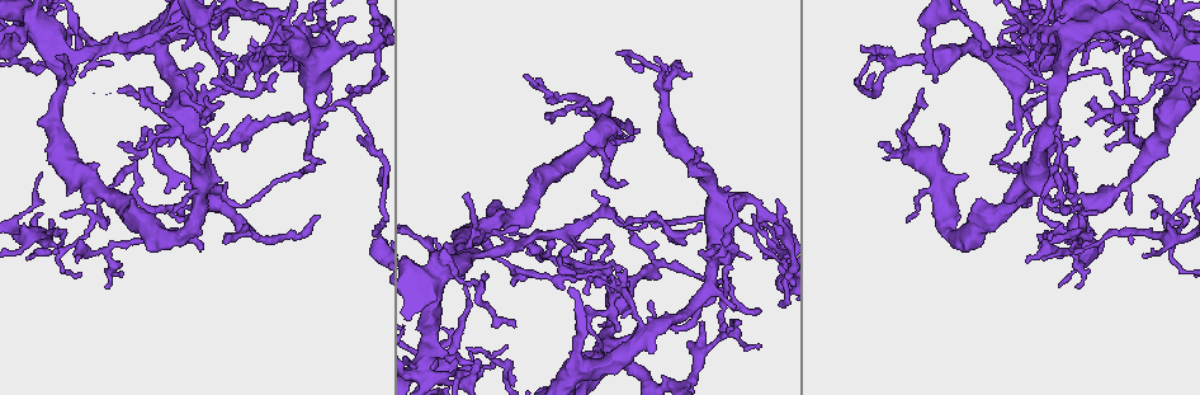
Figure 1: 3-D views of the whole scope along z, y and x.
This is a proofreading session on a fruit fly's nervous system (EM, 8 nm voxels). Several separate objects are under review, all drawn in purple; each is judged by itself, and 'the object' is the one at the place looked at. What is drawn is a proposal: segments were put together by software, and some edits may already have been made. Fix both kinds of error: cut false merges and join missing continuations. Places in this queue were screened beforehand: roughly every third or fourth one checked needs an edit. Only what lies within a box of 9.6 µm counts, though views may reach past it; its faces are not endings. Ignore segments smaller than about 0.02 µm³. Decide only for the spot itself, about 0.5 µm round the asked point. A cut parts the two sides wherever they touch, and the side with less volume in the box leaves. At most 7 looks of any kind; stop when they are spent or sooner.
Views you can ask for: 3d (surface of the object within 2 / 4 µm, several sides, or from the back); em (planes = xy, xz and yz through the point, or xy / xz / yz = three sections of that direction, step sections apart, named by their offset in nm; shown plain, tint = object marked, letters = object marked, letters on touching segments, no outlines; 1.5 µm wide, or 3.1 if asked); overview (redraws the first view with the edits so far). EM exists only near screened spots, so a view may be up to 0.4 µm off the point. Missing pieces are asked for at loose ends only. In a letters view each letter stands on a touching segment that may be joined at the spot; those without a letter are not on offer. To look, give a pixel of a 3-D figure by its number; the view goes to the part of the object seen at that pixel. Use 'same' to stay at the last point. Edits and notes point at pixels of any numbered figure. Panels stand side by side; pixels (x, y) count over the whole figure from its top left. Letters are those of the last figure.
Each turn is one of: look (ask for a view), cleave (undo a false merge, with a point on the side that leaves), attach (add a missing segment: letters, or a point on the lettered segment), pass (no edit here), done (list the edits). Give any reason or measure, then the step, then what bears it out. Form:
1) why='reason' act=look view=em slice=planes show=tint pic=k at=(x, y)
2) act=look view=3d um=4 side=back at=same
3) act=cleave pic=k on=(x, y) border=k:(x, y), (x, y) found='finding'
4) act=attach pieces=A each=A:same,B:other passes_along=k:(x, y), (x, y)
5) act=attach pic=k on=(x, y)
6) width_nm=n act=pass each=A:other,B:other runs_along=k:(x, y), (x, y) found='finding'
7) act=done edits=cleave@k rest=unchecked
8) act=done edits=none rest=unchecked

why='four or more arms meet' act=look view=3d um=4 pic=1 at=(1089, 206)

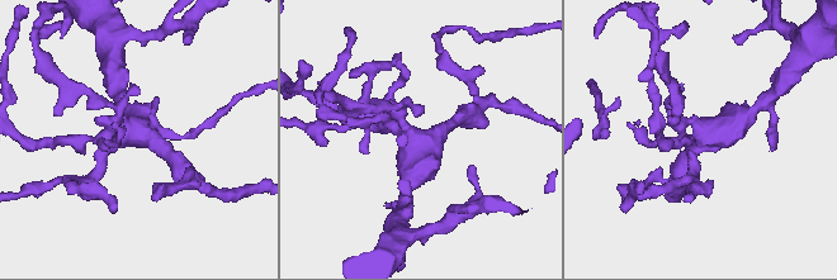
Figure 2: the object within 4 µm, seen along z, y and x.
act=look view=em slice=xy step=8 show=letters pic=2 at=(408, 139)

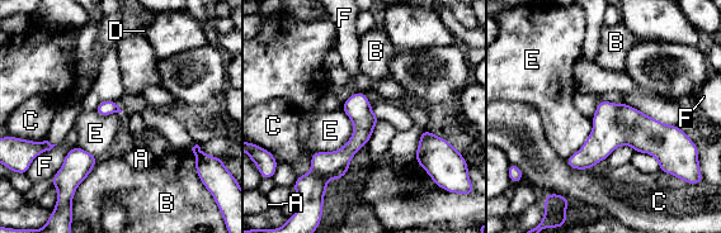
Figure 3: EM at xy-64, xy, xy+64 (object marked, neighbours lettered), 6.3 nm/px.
why='another direction' act=look view=em slice=xz step=4 show=letters at=same

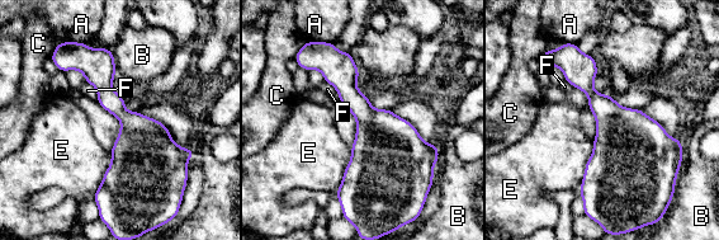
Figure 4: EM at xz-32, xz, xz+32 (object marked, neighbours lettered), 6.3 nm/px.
act=pass each=A:other,B:other,C:other,E:other,F:other border=4:(592, 141), (592, 153), (577, 191) found='continuous, no second neuron'

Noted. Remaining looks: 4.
why='abrupt turn' act=look view=3d um=4 pic=1 at=(1027, 38)

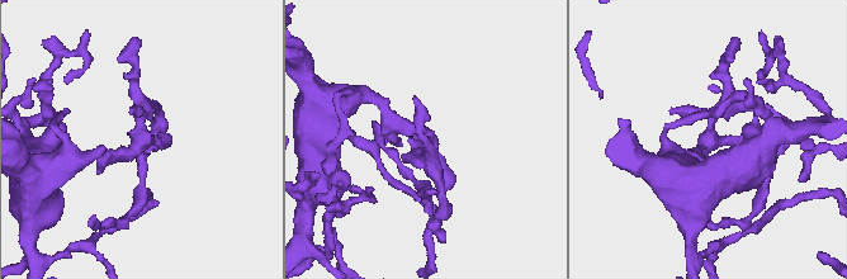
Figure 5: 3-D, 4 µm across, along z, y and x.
act=look view=em slice=planes show=plain pic=5 at=(138, 137)

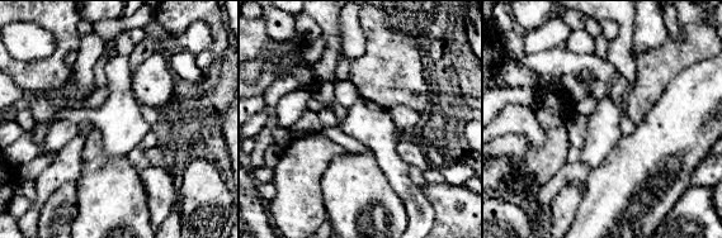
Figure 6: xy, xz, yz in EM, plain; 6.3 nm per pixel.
act=look view=em slice=planes show=letters at=same

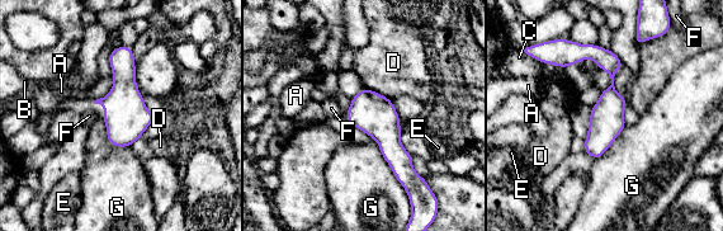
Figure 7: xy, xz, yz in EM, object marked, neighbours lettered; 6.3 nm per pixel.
width_nm=220 act=pass each=A:other,B:other,C:other,D:other,E:other,F:other,G:other border=7:(102, 119), (109, 142), (130, 146) found='all the same neuron'

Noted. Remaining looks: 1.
act=done edits=none rest=unchecked

